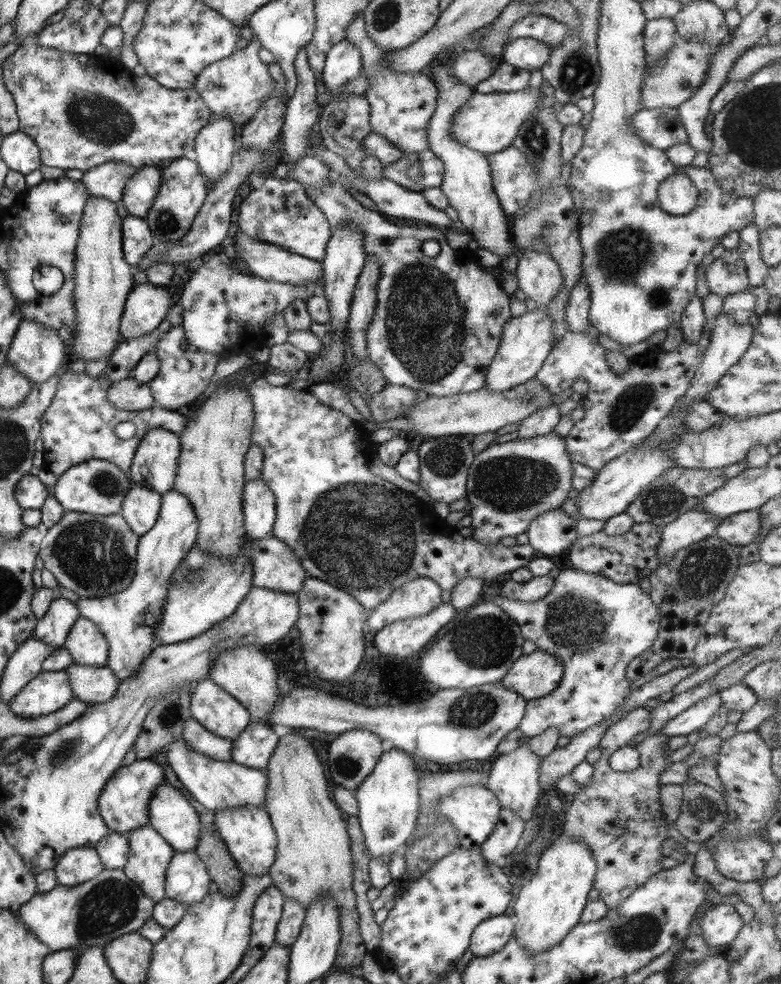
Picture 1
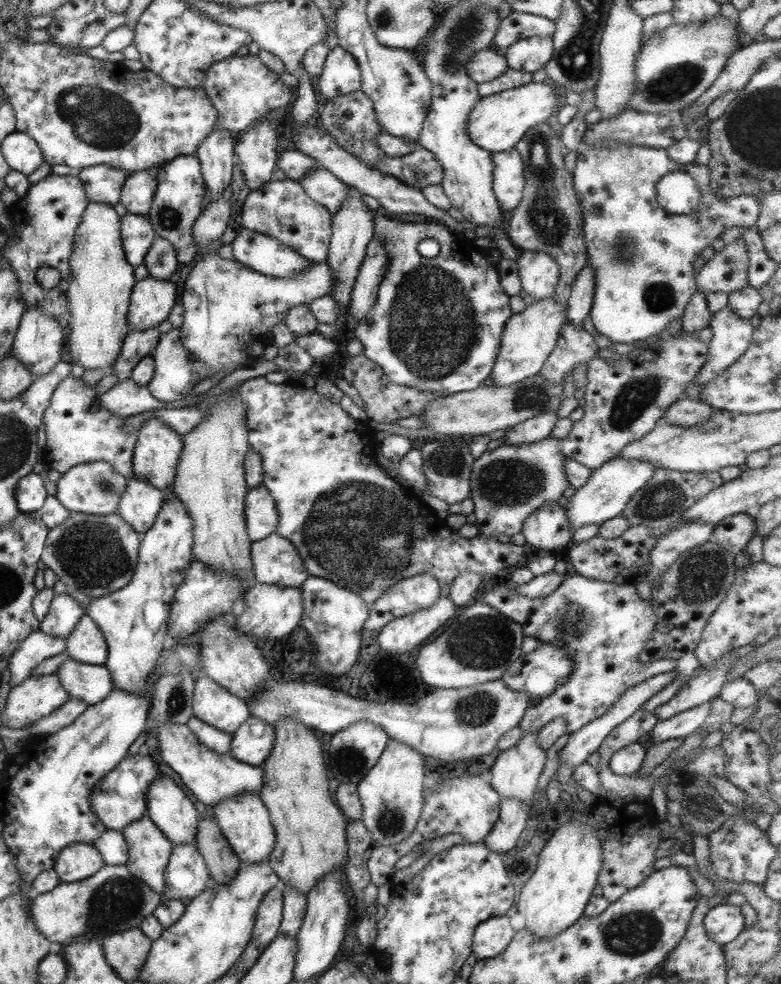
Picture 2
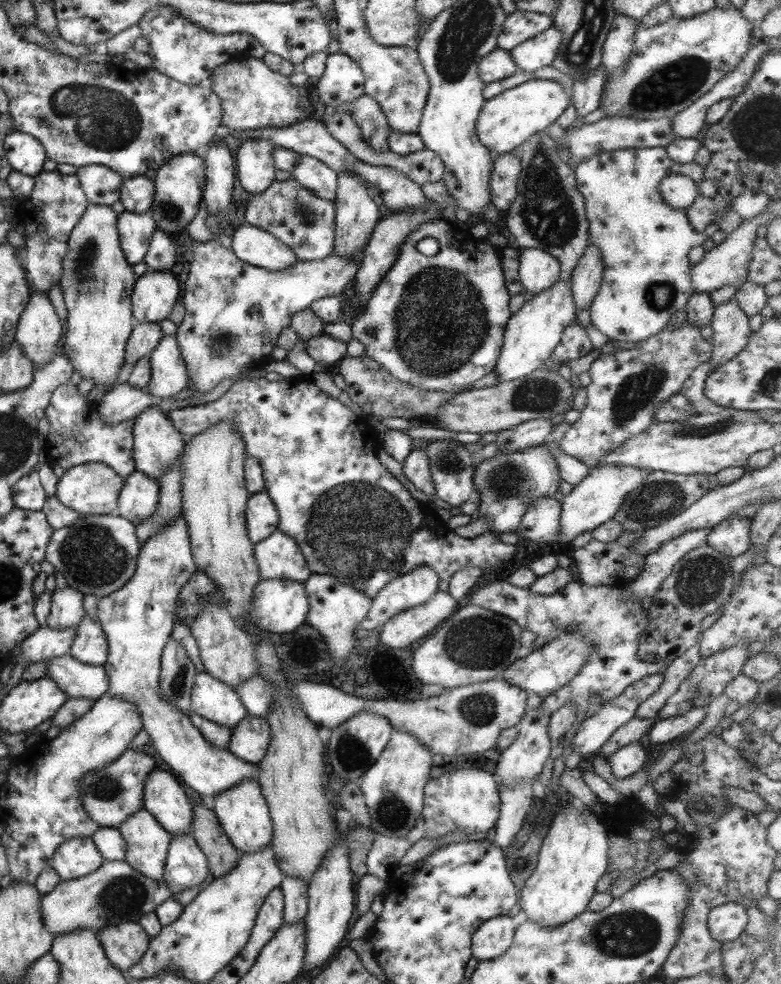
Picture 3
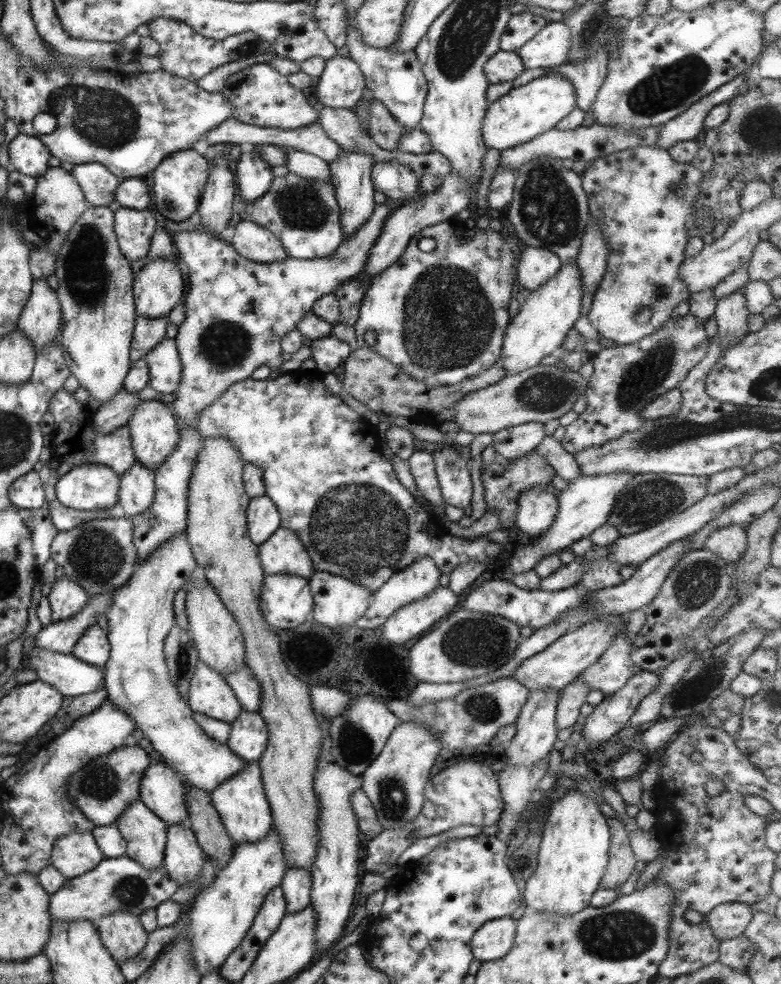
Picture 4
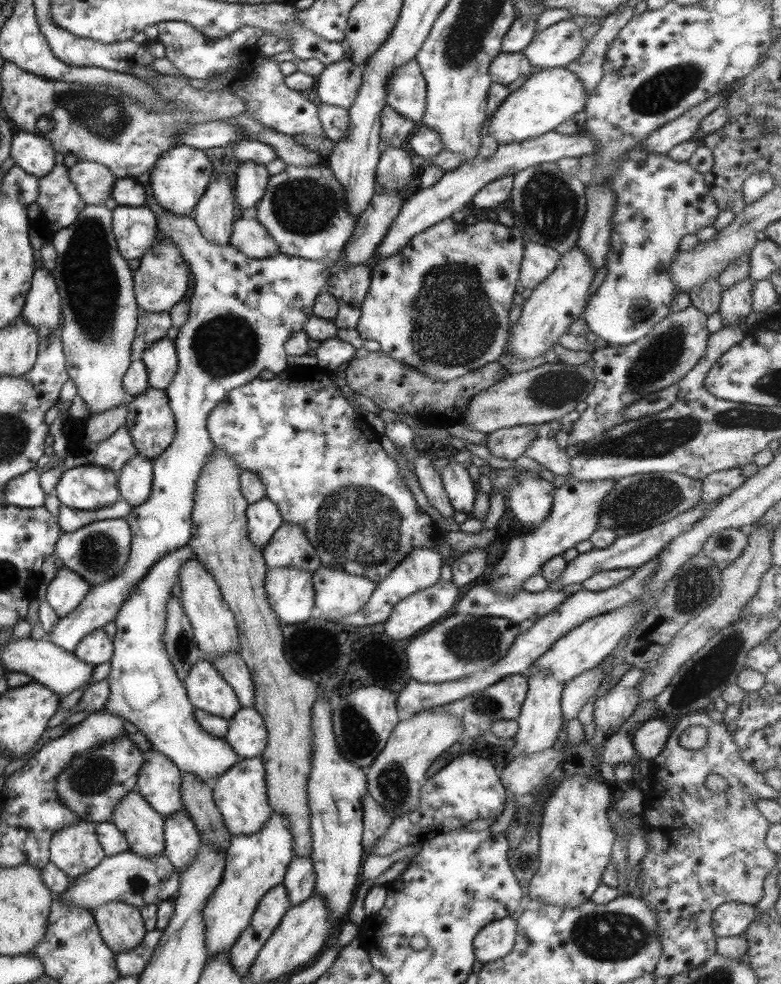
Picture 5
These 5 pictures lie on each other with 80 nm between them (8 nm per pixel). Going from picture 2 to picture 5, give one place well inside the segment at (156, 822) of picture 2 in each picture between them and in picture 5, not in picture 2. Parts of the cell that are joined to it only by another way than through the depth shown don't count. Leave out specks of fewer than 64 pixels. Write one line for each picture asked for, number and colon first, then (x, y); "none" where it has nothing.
3: (164, 799)
4: (160, 790)
5: (158, 782)

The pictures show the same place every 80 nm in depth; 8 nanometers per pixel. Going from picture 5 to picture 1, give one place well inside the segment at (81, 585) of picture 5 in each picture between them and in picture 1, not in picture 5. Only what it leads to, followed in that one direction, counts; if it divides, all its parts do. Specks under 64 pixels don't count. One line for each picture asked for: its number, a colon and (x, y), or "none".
1: (52, 628)
2: (60, 619)
3: (65, 611)
4: (66, 599)

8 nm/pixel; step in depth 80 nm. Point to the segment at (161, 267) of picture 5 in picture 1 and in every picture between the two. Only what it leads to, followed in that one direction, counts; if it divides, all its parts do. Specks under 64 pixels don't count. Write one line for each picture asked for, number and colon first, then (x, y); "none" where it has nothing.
1: (146, 306)
2: (151, 300)
3: (154, 293)
4: (157, 287)

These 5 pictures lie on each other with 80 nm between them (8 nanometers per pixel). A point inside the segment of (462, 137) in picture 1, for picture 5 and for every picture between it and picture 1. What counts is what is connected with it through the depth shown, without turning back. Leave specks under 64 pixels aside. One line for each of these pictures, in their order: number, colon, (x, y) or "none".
2: (495, 122)
3: (504, 122)
4: (521, 114)
5: (549, 96)

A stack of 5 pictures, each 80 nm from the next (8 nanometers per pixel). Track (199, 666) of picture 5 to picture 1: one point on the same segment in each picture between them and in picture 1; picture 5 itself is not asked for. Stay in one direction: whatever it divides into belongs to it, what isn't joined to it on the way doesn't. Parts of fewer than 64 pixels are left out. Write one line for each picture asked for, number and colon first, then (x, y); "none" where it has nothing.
1: (218, 712)
2: (211, 703)
3: (214, 701)
4: (208, 694)

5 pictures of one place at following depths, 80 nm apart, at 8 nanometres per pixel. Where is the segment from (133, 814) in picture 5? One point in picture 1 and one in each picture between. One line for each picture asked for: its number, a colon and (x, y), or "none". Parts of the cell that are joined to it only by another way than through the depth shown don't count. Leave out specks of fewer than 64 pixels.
1: (149, 856)
2: (148, 851)
3: (146, 843)
4: (144, 833)

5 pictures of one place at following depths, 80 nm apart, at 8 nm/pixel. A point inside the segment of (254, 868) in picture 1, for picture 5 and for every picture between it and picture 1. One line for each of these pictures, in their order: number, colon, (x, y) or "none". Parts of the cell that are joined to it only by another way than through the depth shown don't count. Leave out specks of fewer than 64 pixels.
2: (244, 822)
3: (242, 812)
4: (240, 802)
5: (240, 796)

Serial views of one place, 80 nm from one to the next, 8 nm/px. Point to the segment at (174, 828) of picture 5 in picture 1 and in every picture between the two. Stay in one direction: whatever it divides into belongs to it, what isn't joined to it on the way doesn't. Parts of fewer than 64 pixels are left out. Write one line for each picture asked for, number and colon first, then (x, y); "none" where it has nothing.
1: (187, 881)
2: (185, 876)
3: (185, 866)
4: (183, 859)

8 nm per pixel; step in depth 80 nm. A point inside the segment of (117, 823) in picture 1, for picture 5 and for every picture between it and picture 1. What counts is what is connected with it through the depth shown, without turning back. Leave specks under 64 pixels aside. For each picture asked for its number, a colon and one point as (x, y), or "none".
2: (118, 799)
3: (109, 796)
4: (100, 790)
5: (95, 781)

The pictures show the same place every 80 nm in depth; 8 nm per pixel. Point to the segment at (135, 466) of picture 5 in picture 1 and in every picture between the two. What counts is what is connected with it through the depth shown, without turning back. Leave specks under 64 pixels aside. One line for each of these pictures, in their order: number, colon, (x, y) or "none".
1: (139, 509)
2: (140, 502)
3: (137, 500)
4: (136, 489)

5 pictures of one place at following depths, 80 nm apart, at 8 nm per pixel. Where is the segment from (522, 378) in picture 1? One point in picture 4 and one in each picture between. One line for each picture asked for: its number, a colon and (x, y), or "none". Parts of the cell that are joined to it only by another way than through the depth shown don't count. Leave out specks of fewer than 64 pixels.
2: (527, 339)
3: (531, 334)
4: (544, 319)

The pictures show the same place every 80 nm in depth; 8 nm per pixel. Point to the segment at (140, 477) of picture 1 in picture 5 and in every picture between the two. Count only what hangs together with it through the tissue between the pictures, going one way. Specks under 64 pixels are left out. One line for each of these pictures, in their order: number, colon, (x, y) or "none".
2: (158, 449)
3: (156, 445)
4: (153, 432)
5: (150, 422)

